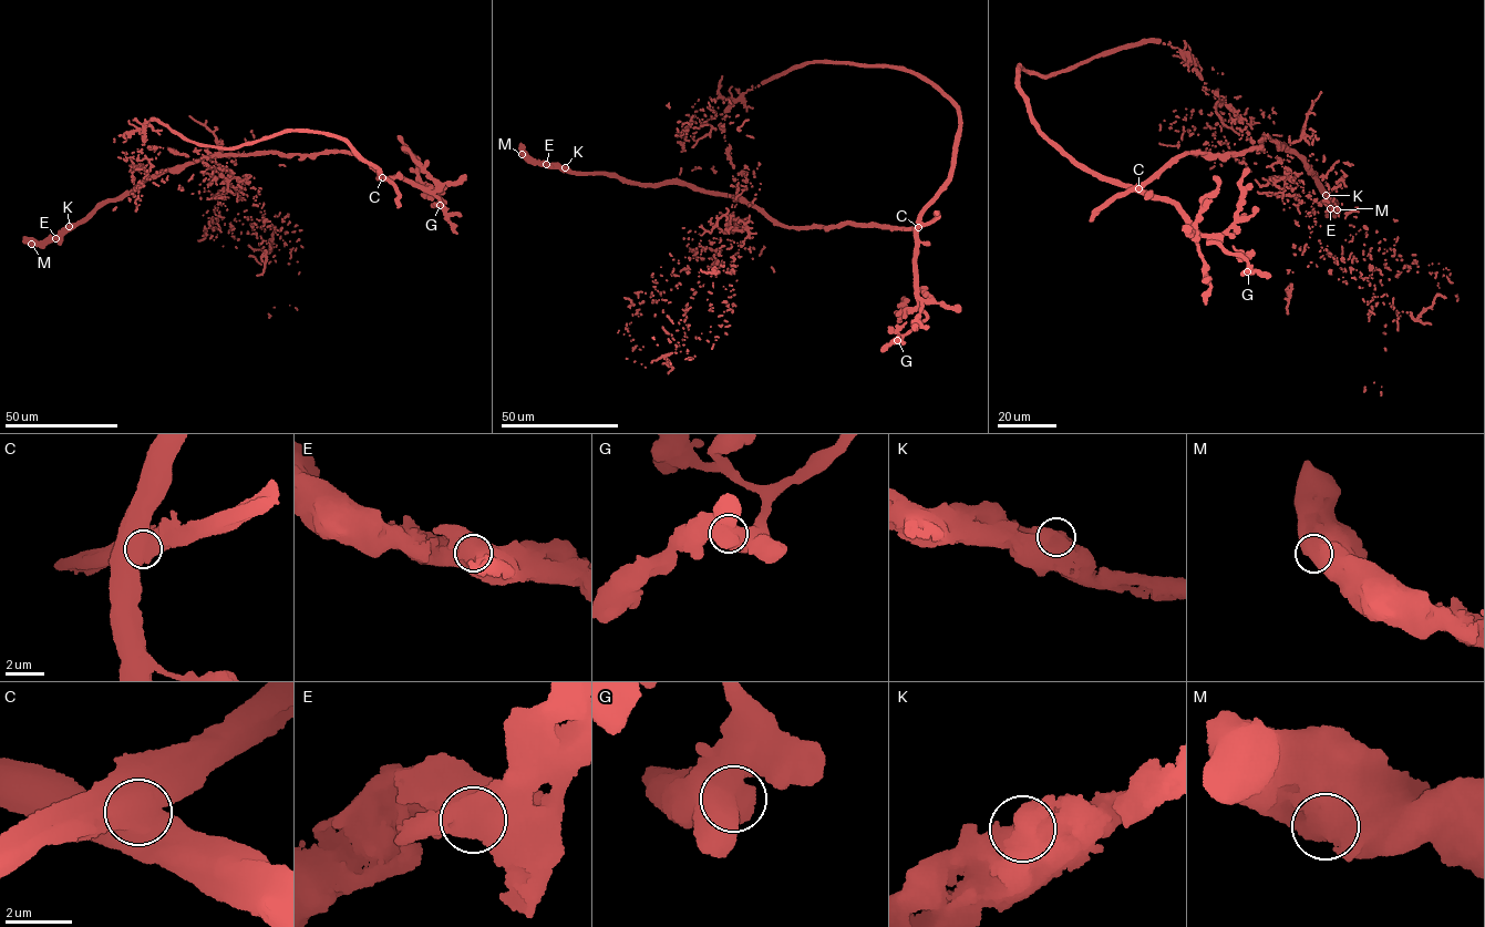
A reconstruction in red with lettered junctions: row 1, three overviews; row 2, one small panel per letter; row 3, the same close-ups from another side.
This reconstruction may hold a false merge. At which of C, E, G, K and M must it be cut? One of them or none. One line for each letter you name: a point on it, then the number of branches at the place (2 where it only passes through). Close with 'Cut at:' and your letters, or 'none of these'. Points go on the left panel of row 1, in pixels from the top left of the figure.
C: place (382, 177); branches 2
Cut at: C

